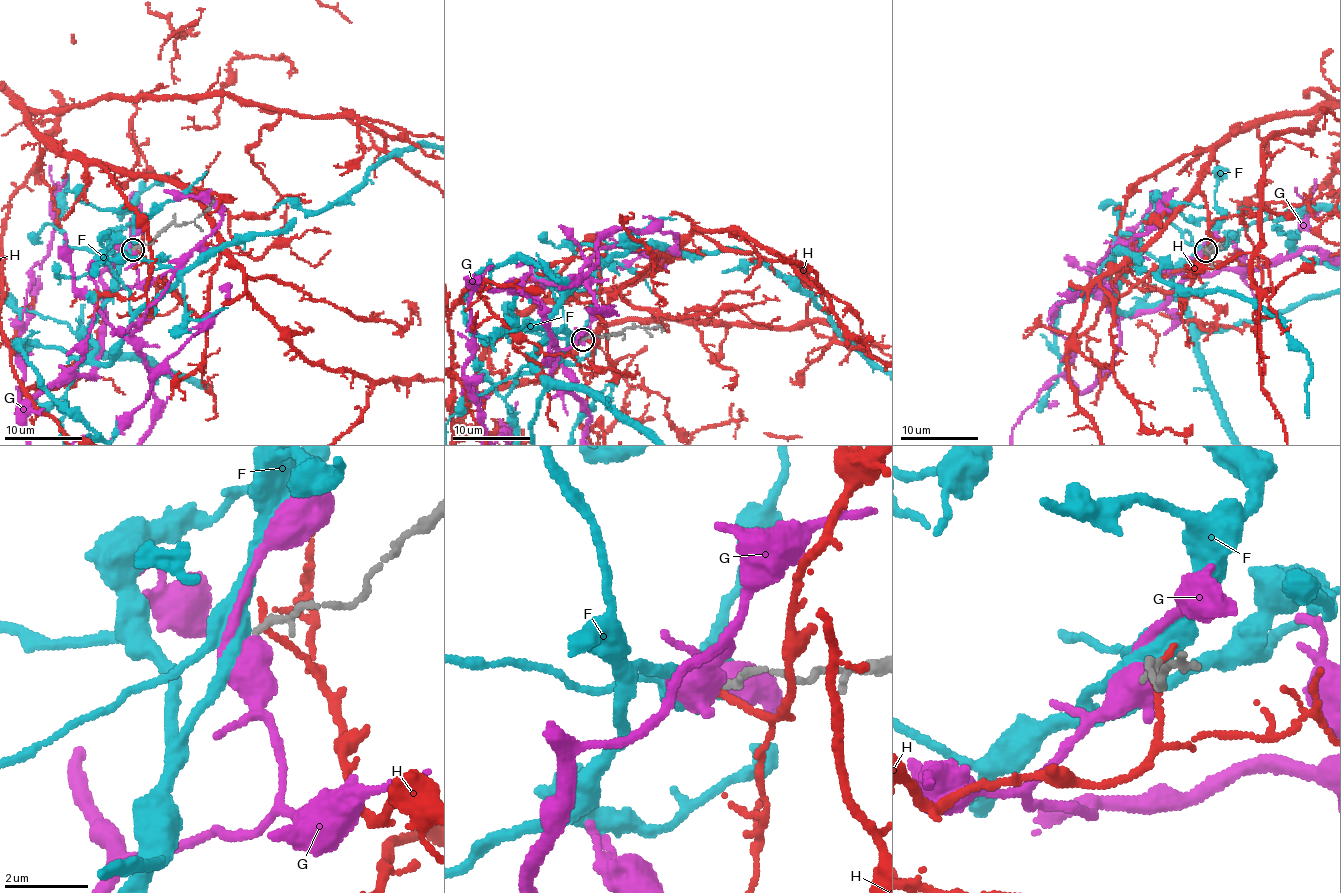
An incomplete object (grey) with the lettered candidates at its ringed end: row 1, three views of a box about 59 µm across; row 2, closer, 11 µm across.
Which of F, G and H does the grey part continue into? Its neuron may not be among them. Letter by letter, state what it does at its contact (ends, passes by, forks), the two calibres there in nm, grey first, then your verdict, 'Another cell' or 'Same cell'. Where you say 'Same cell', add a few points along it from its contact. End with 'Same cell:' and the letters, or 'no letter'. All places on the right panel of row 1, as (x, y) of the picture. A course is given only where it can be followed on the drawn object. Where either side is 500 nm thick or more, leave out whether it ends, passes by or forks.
F: It forks there. Thickness 160 nm (grey) against 400 nm. Another cell
G: It forks there. Thickness 160 nm (grey) against 380 nm. Another cell
H: It ends there. Thickness 190 nm (grey) against 170 nm. Another cell
Same cell: no letter

